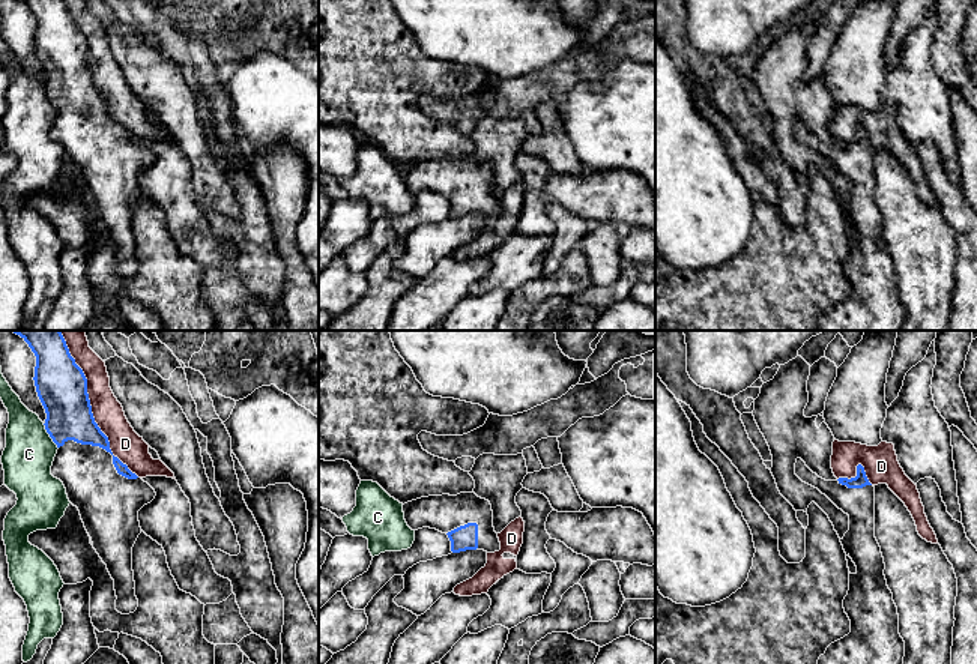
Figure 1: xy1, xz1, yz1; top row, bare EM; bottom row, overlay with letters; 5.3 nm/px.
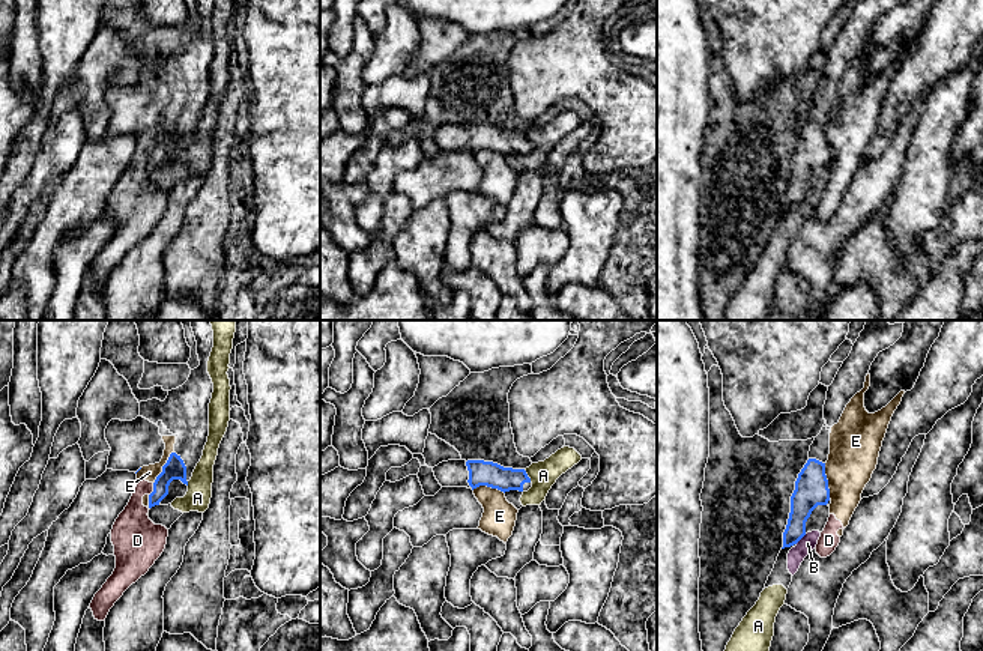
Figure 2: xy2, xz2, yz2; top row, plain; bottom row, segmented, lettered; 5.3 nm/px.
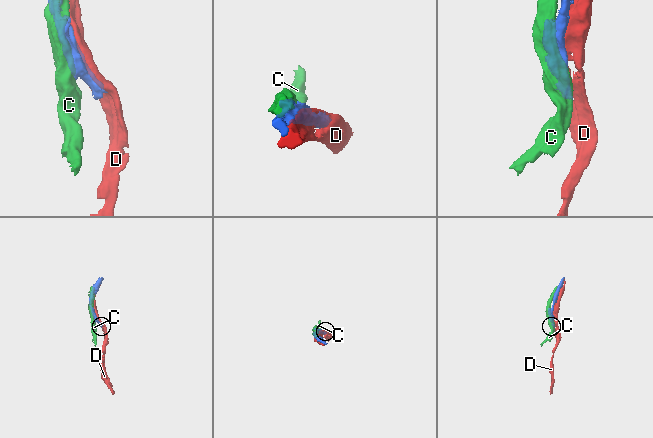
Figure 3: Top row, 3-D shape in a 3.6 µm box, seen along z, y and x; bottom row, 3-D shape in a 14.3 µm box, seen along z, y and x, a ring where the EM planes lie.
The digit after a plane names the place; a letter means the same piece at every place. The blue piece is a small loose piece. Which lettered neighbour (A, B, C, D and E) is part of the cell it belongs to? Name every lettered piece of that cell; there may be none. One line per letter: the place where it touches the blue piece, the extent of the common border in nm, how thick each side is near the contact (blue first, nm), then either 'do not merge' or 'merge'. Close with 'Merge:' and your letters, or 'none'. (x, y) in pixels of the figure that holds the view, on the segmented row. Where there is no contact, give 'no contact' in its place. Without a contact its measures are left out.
A: contact xz2 (526, 475); length 80 nm; calibres 130 and 150 nm; do not merge
B: contact yz2 (800, 538); length 80 nm; calibres 160 and 90 nm; do not merge
C: contact xy1 (50, 436); length 160 nm; calibres 260 and 260 nm; do not merge
D: contact xy1 (90, 406); length 900 nm; calibres 280 and 160 nm; do not merge
E: contact yz2 (827, 481); length 190 nm; calibres 180 and 280 nm; do not merge
Merge: none

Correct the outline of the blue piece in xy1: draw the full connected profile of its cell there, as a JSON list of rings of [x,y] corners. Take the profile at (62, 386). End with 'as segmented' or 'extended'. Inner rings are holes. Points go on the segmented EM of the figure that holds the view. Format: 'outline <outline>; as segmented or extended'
outline [[[12,330],[36,356],[35,386],[45,409],[45,430],[57,445],[51,475],[66,488],[69,502],[78,508],[93,548],[114,580],[116,610],[134,613],[138,607],[132,571],[132,547],[141,533],[138,511],[150,503],[155,490],[113,455],[108,437],[95,422],[87,394],[87,379],[71,356],[60,330]]]; extended

